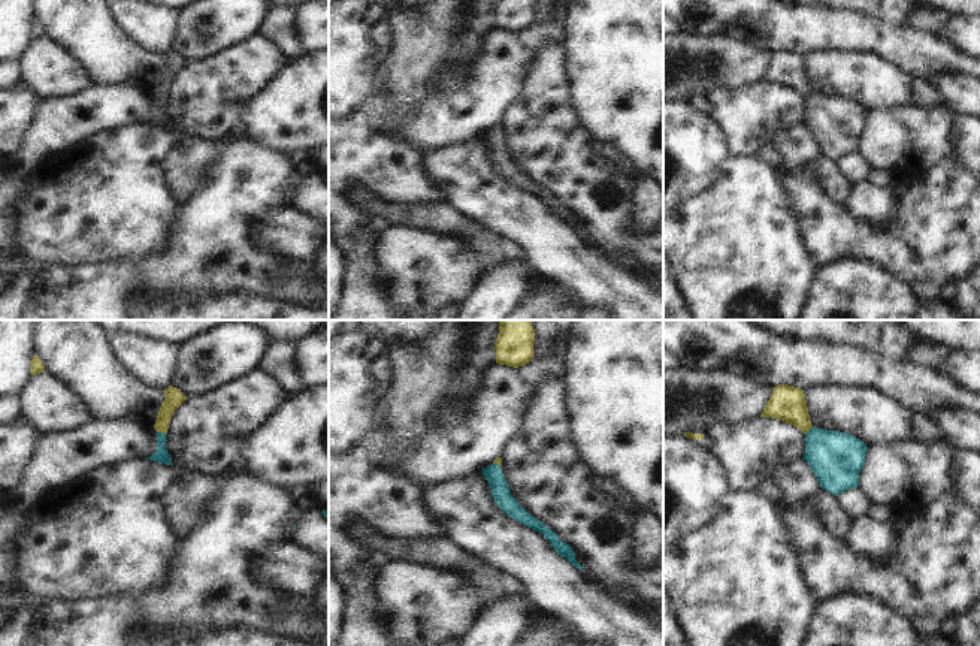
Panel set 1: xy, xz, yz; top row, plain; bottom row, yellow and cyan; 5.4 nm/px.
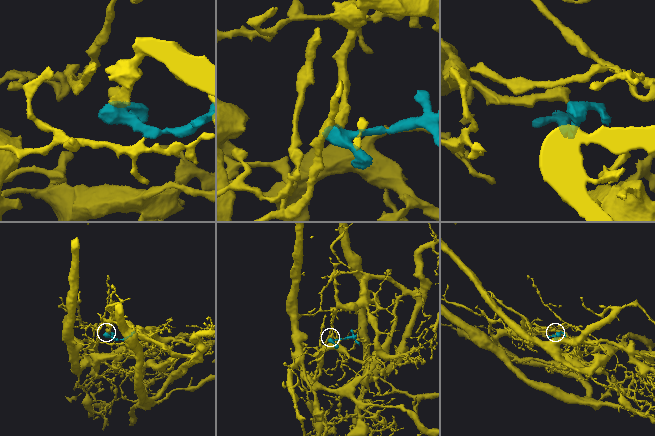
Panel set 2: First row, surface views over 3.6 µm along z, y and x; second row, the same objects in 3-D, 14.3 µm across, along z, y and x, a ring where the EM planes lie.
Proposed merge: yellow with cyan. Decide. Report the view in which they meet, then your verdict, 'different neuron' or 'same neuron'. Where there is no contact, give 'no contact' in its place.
xy | same neuron

